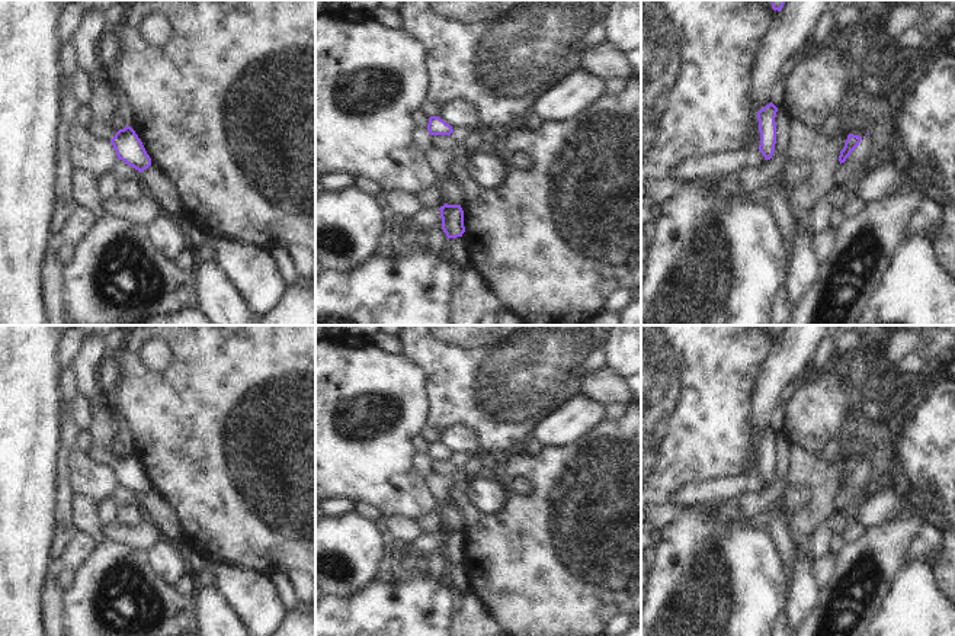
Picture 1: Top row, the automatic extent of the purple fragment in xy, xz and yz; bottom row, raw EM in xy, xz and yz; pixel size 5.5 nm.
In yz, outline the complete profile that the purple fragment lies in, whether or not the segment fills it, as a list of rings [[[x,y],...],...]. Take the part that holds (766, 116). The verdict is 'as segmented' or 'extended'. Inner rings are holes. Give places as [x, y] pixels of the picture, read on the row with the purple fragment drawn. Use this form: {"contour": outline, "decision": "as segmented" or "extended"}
{"contour": [[[770,102],[757,112],[760,145],[759,150],[765,160],[770,160],[776,144],[776,118],[778,107]]], "decision": "as segmented"}

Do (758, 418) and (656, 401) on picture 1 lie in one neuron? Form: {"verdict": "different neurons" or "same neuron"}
{"verdict": "different neurons"}

